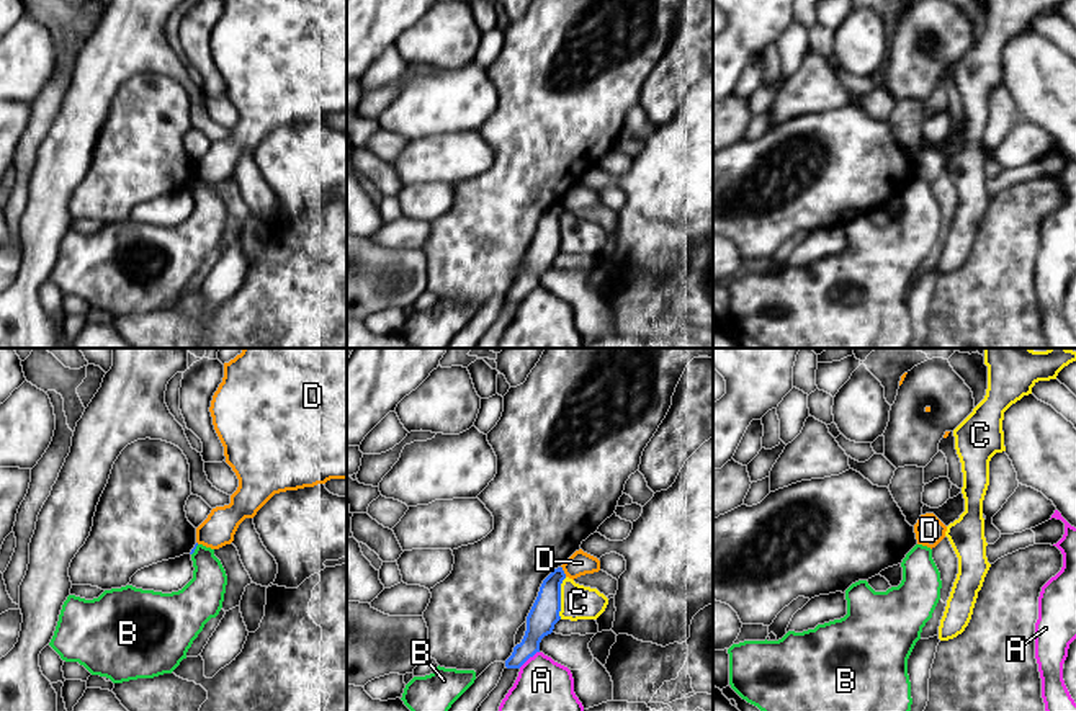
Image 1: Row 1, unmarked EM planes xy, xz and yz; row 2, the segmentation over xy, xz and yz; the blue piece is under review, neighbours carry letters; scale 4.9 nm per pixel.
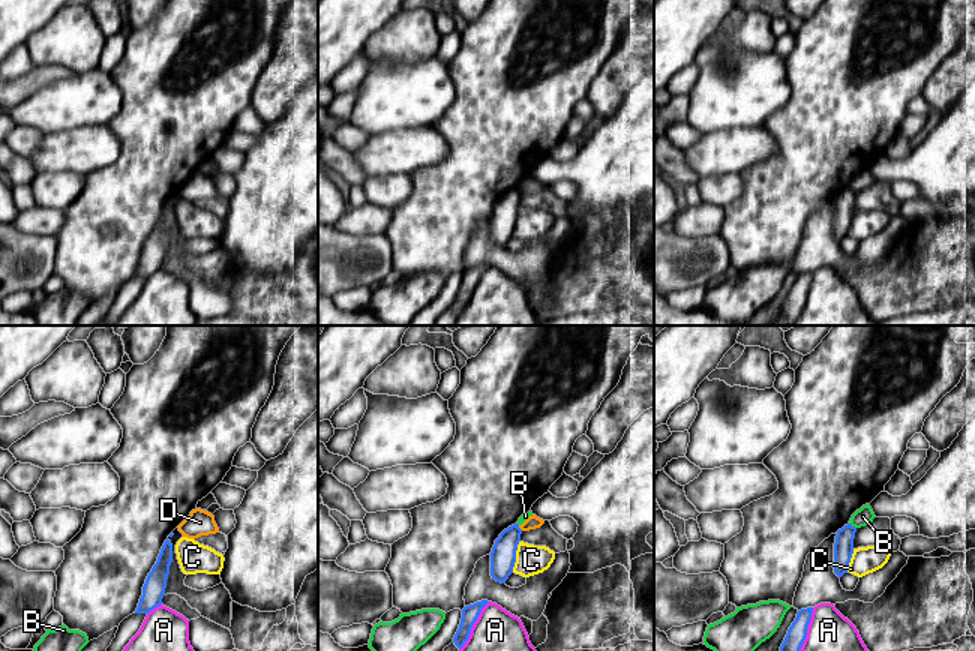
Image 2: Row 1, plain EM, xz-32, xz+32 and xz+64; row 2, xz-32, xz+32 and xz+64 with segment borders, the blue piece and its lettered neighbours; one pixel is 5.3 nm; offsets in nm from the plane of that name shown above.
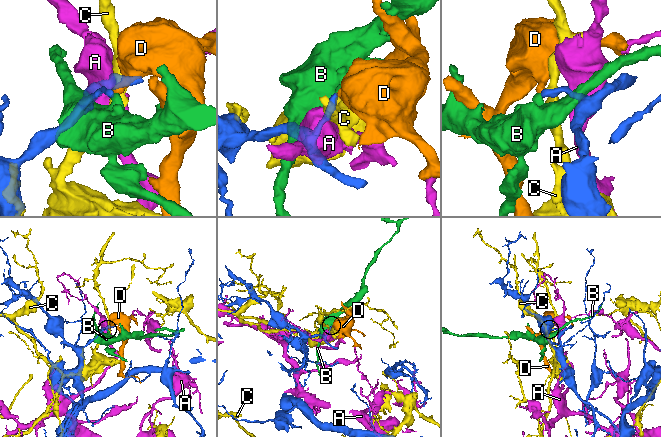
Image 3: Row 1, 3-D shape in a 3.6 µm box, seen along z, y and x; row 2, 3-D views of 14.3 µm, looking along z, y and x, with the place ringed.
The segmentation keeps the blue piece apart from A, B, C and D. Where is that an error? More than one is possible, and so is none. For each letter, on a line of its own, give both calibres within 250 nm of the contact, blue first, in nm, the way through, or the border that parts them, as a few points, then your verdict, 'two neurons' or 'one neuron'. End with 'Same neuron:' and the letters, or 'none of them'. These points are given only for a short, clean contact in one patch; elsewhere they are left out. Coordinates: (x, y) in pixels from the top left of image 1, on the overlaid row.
A: calibres 140 and 260 nm; two neurons
B: calibres 20 and 200 nm; border xy (198, 545), (192, 554); two neurons
C: calibres 140 and 170 nm; two neurons
D: calibres 140 and 120 nm; border xz (561, 566), (566, 576); two neurons
Same neuron: none of them

